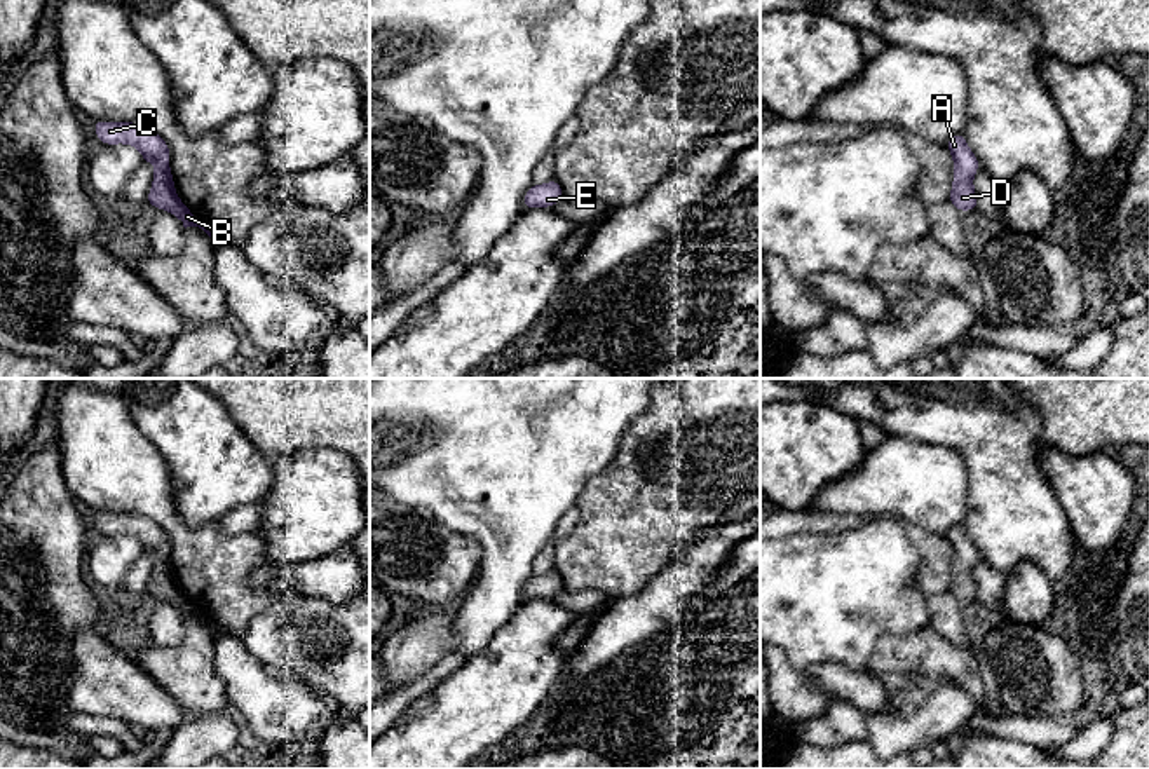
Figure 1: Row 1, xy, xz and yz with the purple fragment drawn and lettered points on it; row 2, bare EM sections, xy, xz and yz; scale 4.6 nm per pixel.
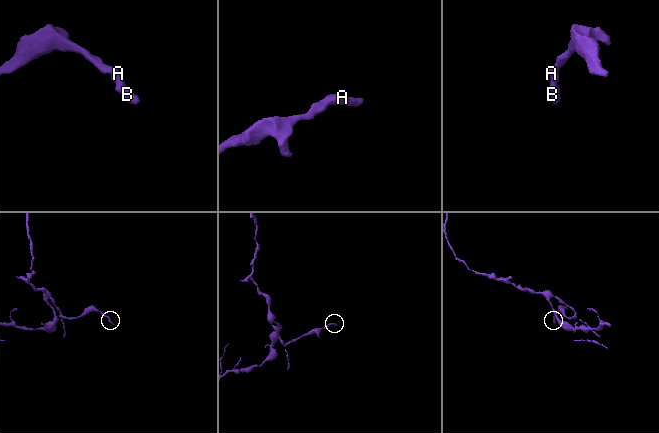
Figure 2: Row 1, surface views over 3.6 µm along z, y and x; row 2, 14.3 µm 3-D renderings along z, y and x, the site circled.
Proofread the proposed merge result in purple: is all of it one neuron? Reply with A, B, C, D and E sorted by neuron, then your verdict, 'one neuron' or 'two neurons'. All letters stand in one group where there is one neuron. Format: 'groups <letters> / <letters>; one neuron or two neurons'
groups A B C D E; one neuron

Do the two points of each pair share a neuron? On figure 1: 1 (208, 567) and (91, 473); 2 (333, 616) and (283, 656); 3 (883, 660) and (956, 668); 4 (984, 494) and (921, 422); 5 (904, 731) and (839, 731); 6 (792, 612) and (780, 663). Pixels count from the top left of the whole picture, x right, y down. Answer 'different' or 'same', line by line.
1: same
2: same
3: same
4: same
5: different
6: different

